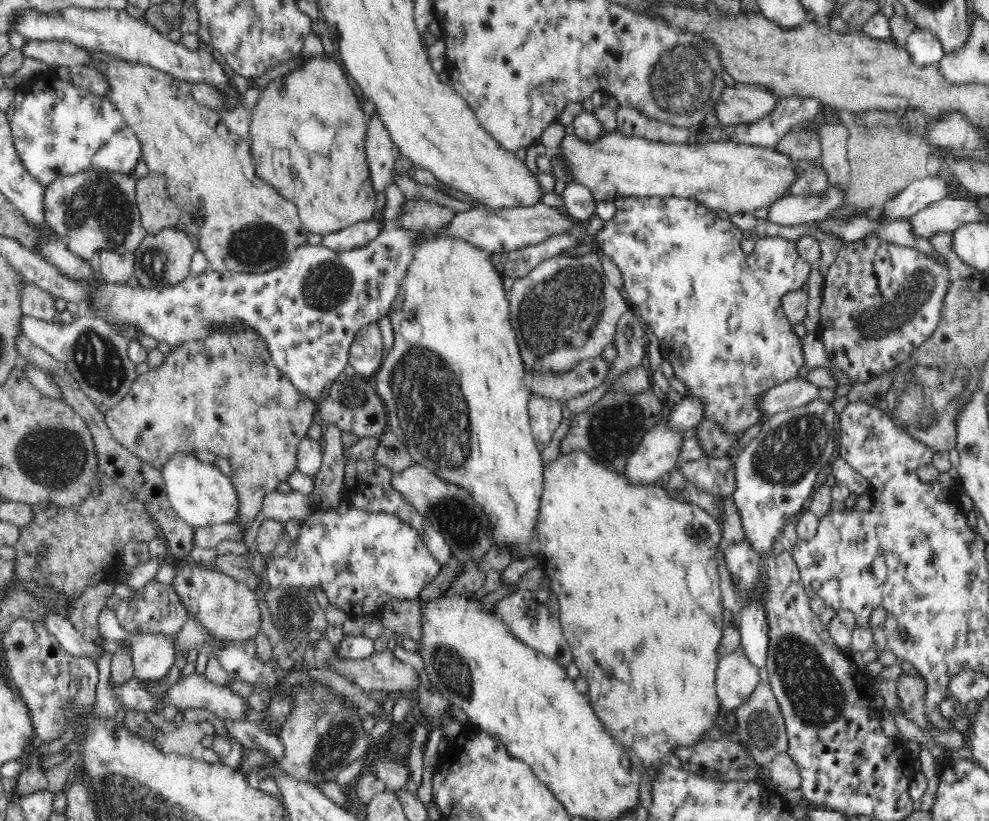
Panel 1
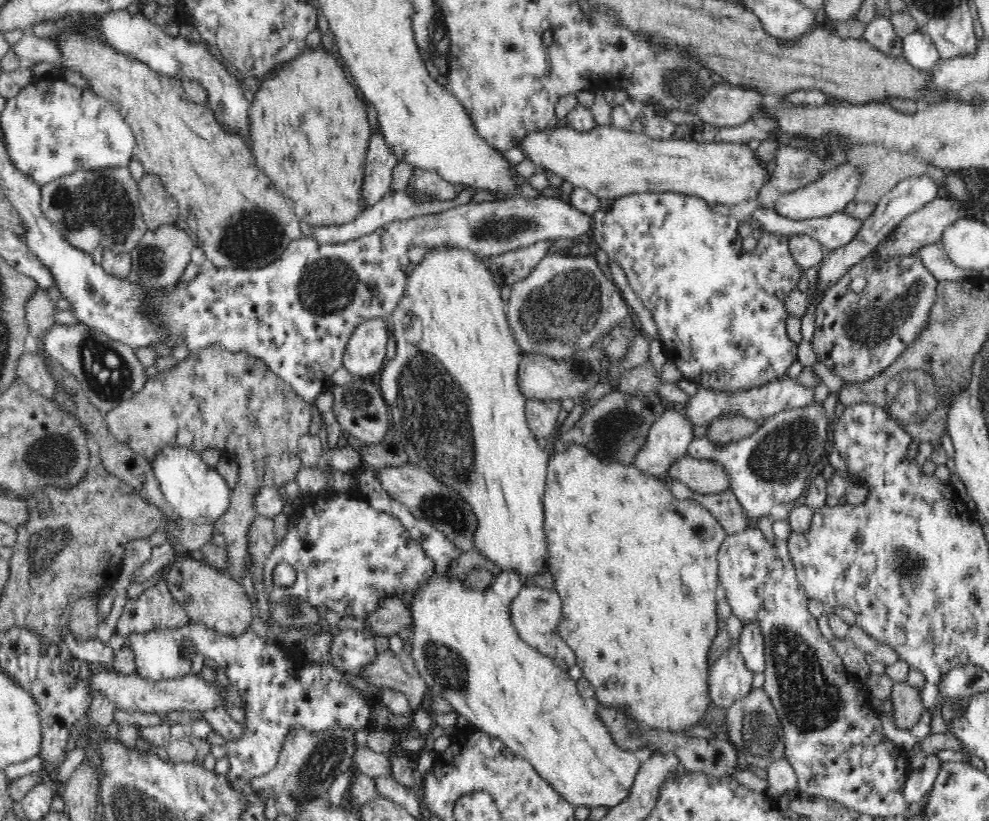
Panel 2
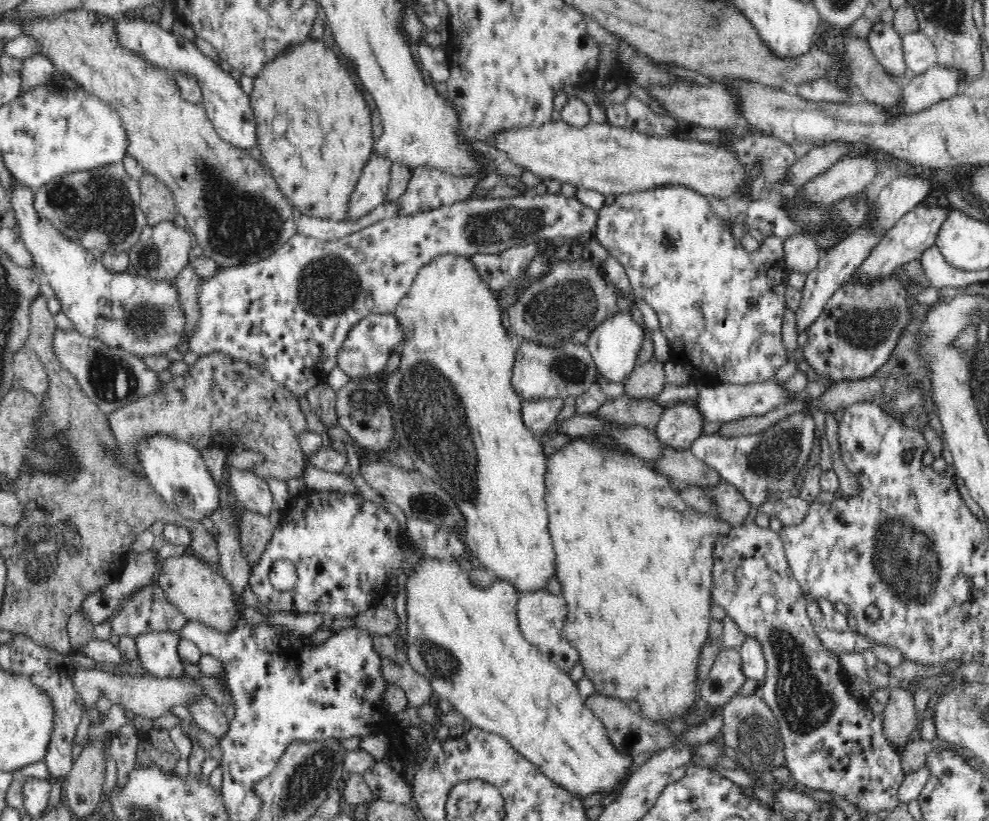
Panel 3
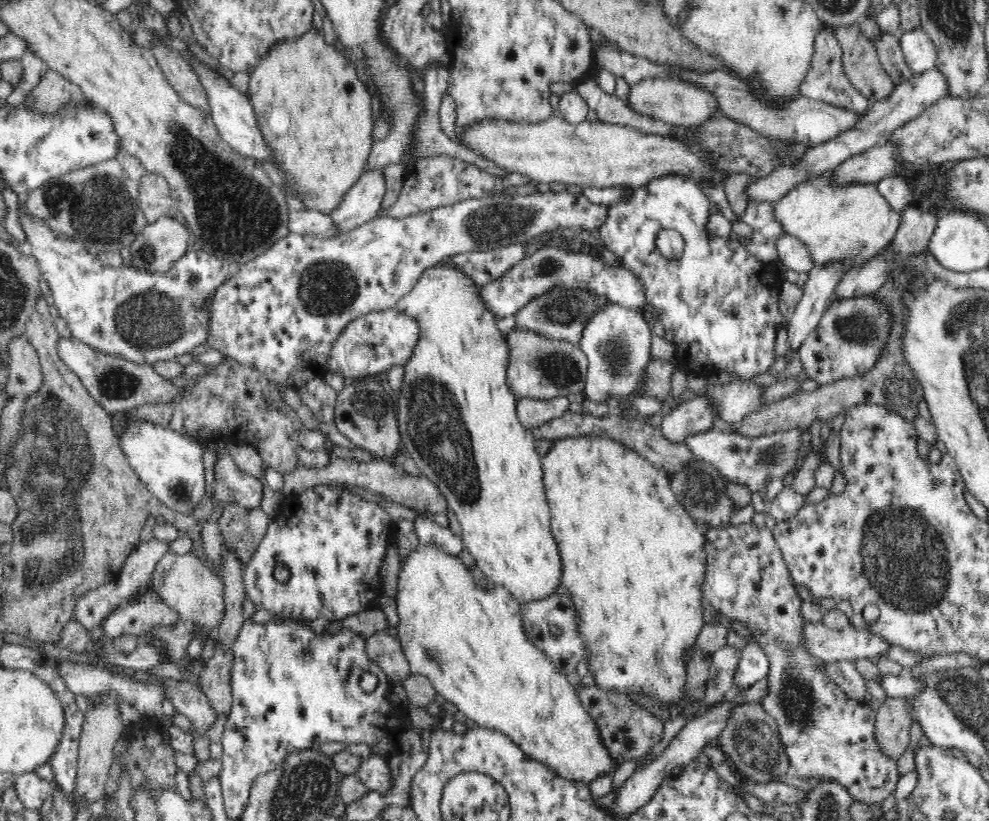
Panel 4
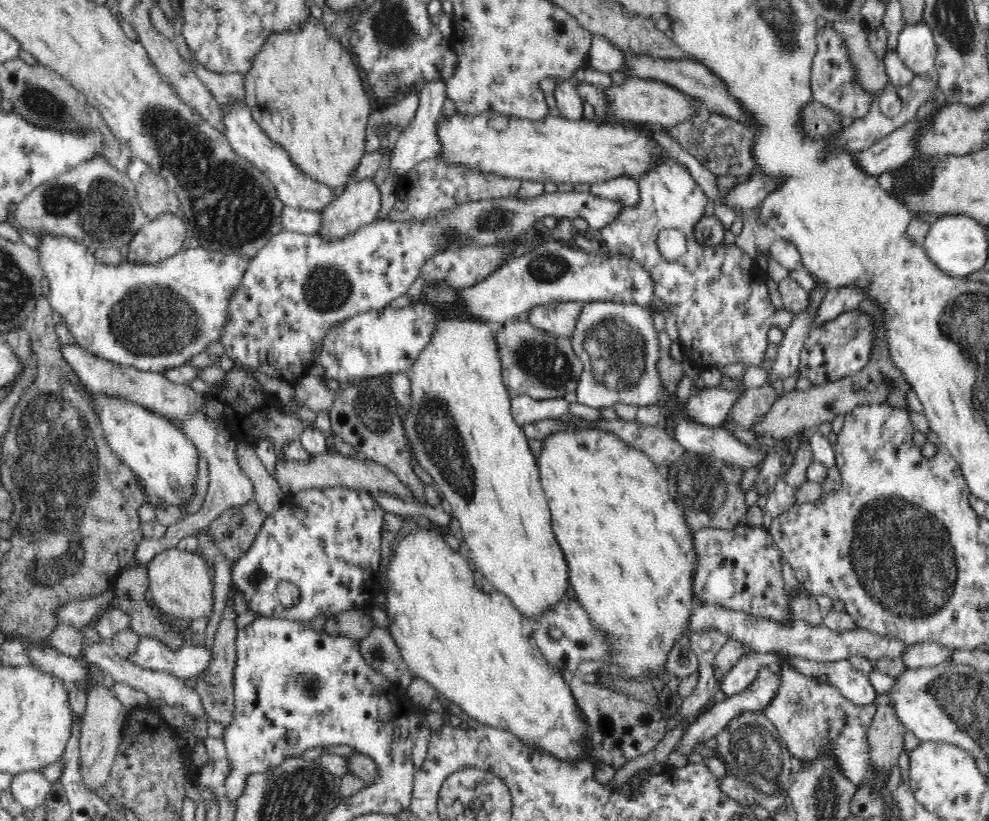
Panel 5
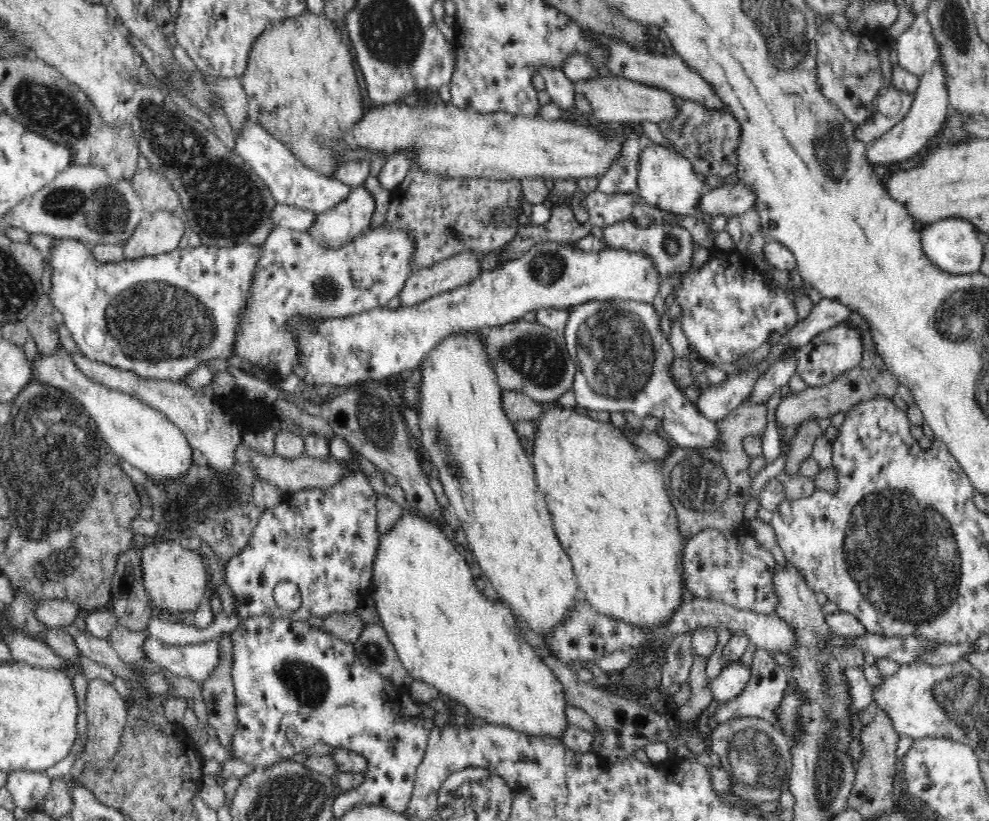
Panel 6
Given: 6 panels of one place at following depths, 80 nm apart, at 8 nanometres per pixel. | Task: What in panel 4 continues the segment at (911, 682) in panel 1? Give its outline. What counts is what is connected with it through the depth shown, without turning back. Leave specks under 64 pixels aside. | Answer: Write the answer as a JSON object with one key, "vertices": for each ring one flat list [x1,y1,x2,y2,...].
{"vertices":[[889,697,881,703,874,722,874,732,876,745,880,747,880,753,886,755,888,759,897,761,905,754,910,745,910,720,907,712,903,712,902,697]]}

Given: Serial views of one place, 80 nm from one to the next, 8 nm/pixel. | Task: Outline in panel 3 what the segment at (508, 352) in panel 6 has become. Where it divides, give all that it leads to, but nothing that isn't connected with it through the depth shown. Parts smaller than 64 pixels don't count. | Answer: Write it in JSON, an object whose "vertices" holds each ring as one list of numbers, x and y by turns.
{"vertices":[[516,340,516,352,514,366,512,368,512,378,510,382,514,391,524,399,566,399,567,396,578,396,586,393,592,384,596,383,596,363,592,359,592,354,586,349,584,344,574,344,572,342,560,342,555,346,544,346,532,341]]}

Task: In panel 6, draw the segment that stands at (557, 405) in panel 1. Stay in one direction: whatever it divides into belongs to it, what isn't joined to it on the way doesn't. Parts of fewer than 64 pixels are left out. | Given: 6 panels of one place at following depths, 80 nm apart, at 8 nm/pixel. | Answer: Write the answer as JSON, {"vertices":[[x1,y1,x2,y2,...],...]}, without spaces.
{"vertices":[[506,390,500,392,500,403,506,417,513,423,520,422,520,420,532,421,543,408,548,408,552,404,559,404,558,400,548,404,539,404,526,394]]}

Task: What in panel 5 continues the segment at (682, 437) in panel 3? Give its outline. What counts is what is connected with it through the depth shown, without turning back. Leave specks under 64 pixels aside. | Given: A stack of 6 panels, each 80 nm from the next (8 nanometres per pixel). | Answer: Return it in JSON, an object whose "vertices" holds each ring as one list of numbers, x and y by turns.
{"vertices":[[725,382,717,387,702,390,686,402,686,414,704,426,723,425,733,406,744,394,742,383]]}

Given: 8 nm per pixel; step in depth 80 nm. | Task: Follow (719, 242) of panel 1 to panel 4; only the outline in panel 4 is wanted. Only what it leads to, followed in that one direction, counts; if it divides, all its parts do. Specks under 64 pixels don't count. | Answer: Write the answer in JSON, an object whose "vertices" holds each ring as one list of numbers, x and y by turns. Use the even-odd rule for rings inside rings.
{"vertices":[[667,173,658,177,650,179,648,182,643,183,642,186,632,191,630,196,625,199,615,202,613,205,608,206,607,216,605,221,599,226,600,239,599,241,617,258,622,259,622,263,627,268,631,268,634,272,637,272,638,276,641,276,642,284,645,284,646,288,646,303,648,308,653,310,659,315,659,320,662,321,664,329,670,330,674,335,673,345,676,347,676,364,681,366,687,372,716,372,716,370,724,370,728,374,737,376,739,380,743,382,752,382,758,374,764,374,770,370,770,366,774,364,776,360,776,338,778,331,785,326,785,323,789,321,789,317,783,316,780,313,779,293,781,292,782,280,779,273,774,270,772,265,766,265,764,262,760,262,757,258,752,256,738,240,731,240,730,237,720,238,712,235,708,231,708,218,710,218,710,199,702,192,699,185,696,184,688,175,680,175,678,173],[664,229,677,230,681,237,684,239,685,247,684,254,680,258,675,260,668,260,658,250,656,246,656,238,658,238,658,232]]}

